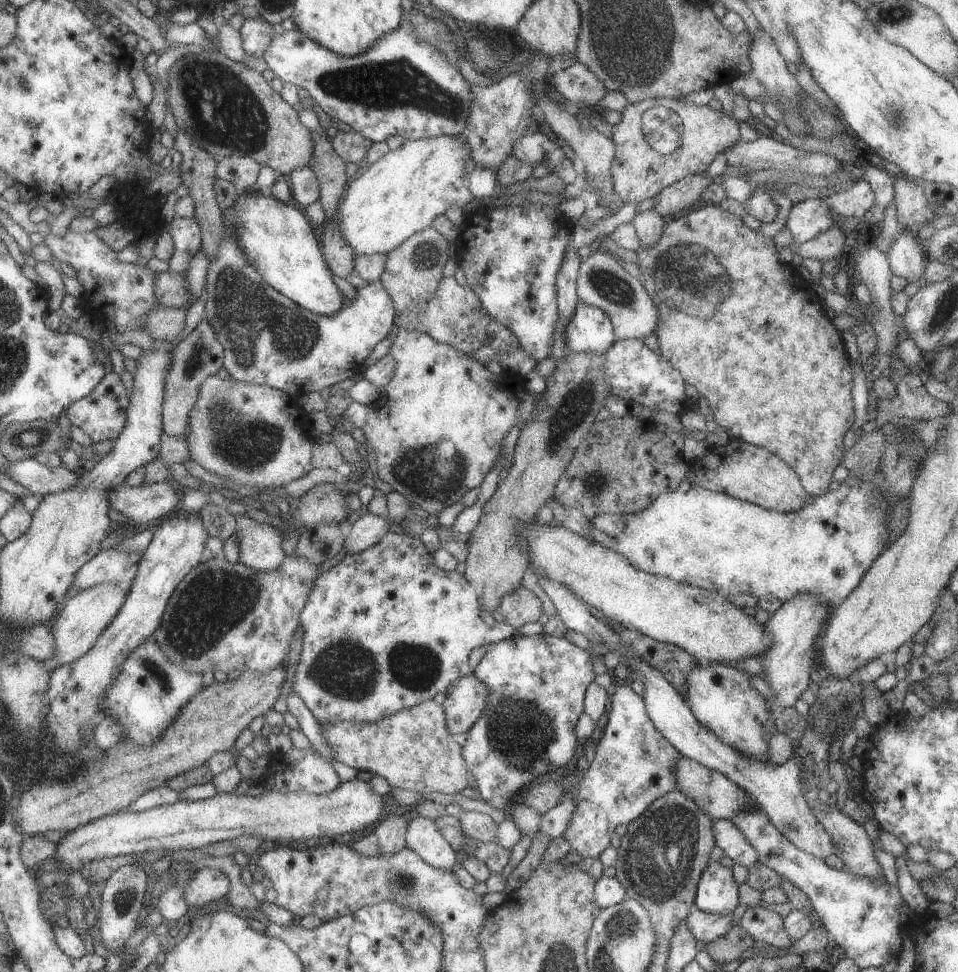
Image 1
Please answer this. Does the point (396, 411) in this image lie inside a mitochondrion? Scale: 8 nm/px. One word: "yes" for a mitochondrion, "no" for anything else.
no

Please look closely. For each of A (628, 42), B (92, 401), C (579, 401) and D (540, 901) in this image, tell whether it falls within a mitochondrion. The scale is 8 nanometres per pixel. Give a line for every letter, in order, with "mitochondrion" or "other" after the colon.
A: mitochondrion
B: other
C: mitochondrion
D: other

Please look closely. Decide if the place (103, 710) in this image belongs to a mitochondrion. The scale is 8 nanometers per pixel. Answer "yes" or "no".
no

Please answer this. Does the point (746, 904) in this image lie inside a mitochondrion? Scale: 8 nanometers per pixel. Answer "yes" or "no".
no

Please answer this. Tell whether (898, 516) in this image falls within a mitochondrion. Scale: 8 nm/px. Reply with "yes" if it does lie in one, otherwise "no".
yes

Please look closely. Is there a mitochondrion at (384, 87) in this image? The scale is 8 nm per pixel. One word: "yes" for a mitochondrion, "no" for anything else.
yes

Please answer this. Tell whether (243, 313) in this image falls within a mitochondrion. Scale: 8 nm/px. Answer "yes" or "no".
yes

